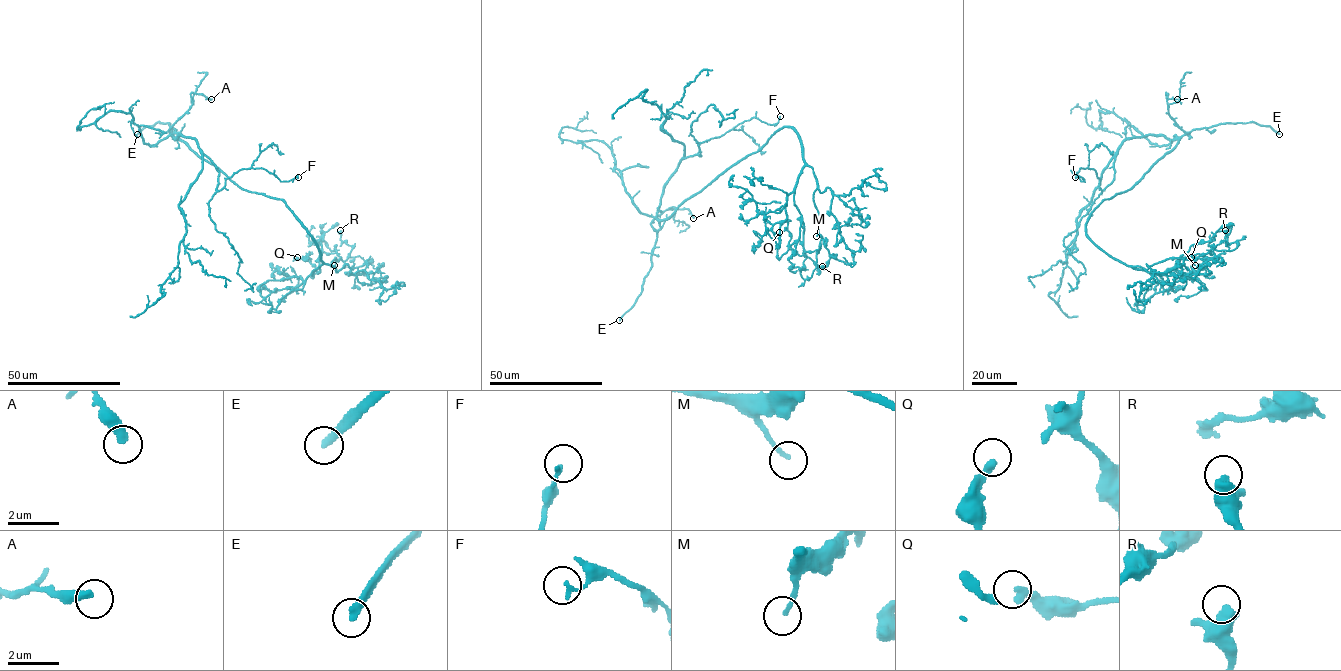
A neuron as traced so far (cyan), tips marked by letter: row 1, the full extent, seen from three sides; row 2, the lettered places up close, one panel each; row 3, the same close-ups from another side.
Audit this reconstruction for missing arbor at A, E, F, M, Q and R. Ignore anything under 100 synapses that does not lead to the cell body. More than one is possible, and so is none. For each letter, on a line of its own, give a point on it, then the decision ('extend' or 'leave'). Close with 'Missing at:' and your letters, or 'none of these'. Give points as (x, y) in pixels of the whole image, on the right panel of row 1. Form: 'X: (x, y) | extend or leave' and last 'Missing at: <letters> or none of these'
A: (1177, 99) | leave
E: (1279, 134) | extend
F: (1075, 177) | leave
M: (1195, 265) | leave
Q: (1191, 257) | leave
R: (1225, 230) | leave
Missing at: E

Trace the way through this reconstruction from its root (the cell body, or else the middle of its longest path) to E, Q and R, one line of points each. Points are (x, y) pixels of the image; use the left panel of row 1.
E: (217, 168), (182, 142), (169, 123), (146, 125), (137, 134)
Q: (217, 168), (242, 188), (283, 201), (314, 240), (322, 263), (312, 275), (320, 271), (307, 257), (297, 257)
R: (217, 168), (244, 189), (281, 199), (335, 269), (333, 261), (345, 261), (352, 248), (340, 230)

